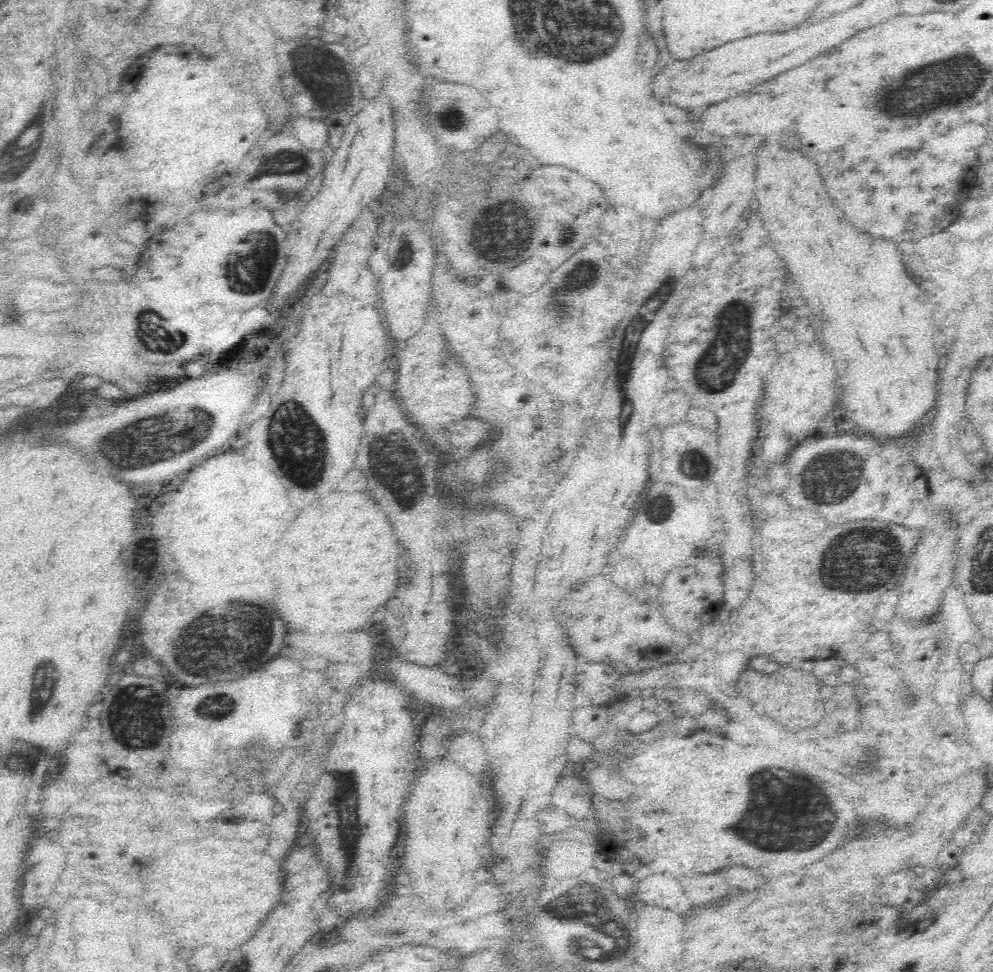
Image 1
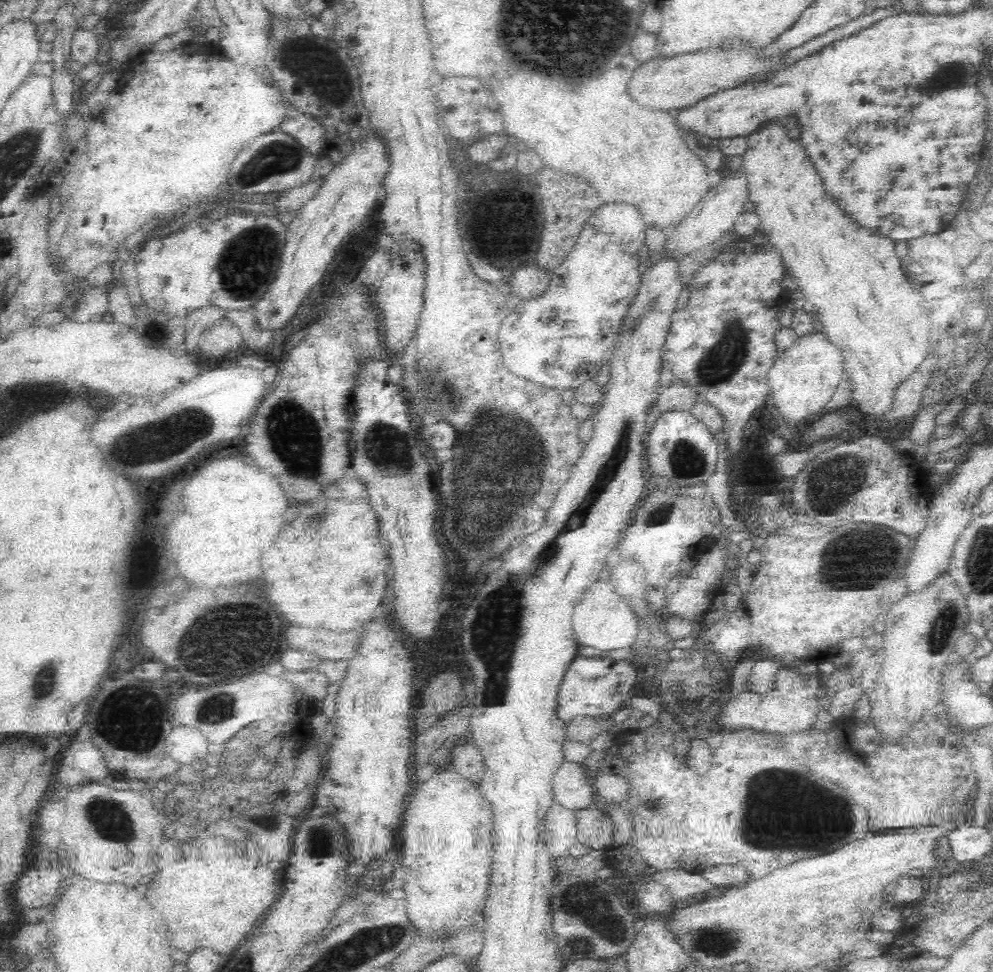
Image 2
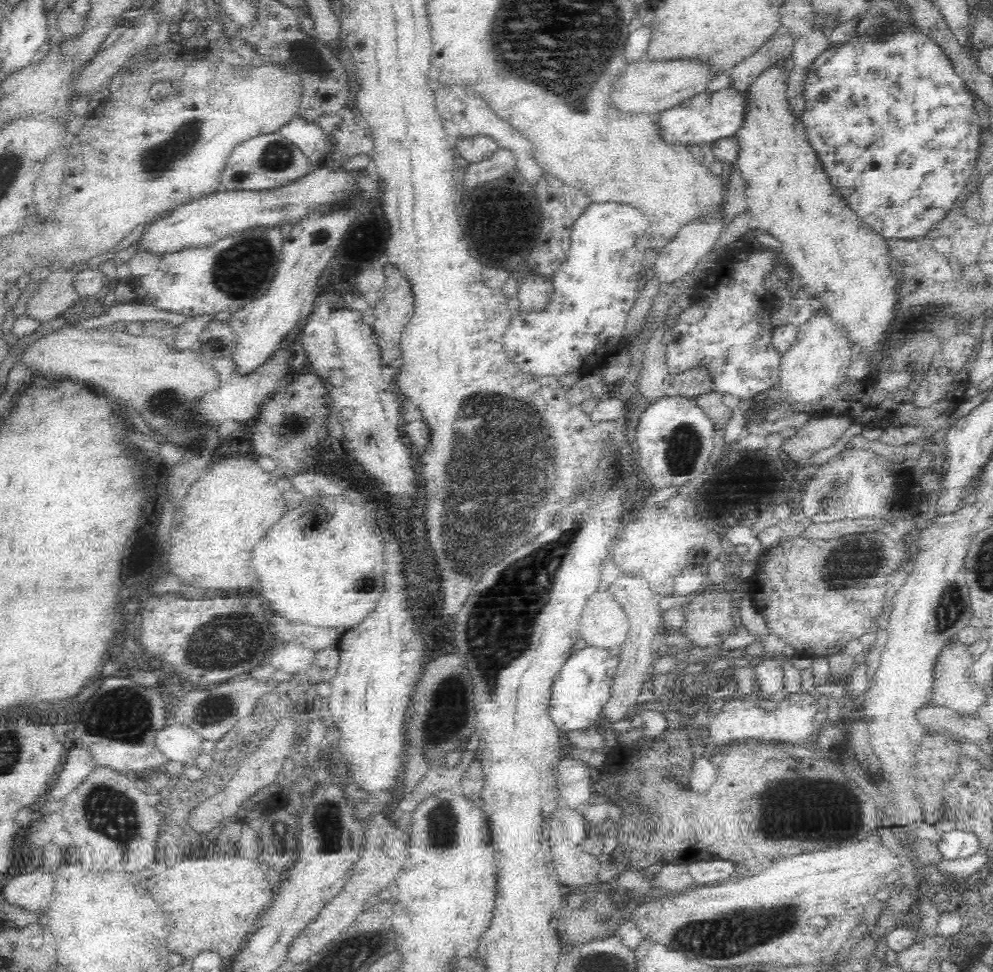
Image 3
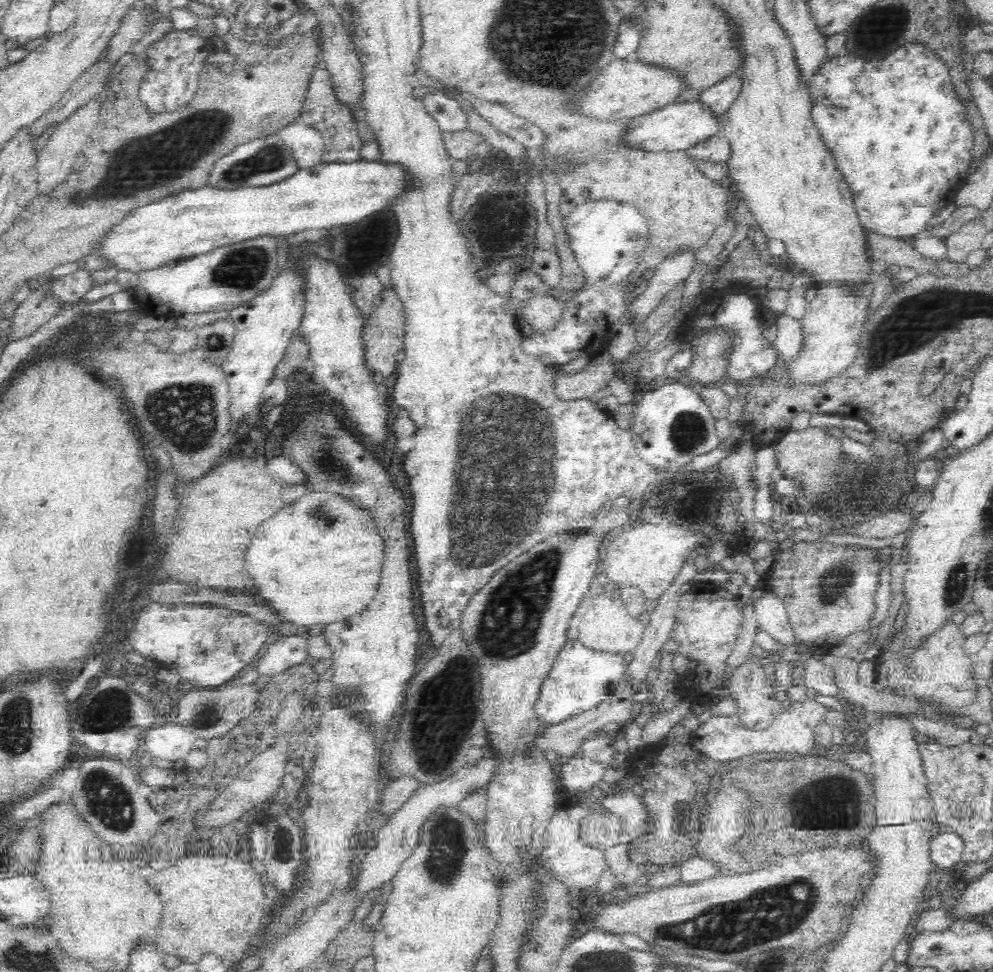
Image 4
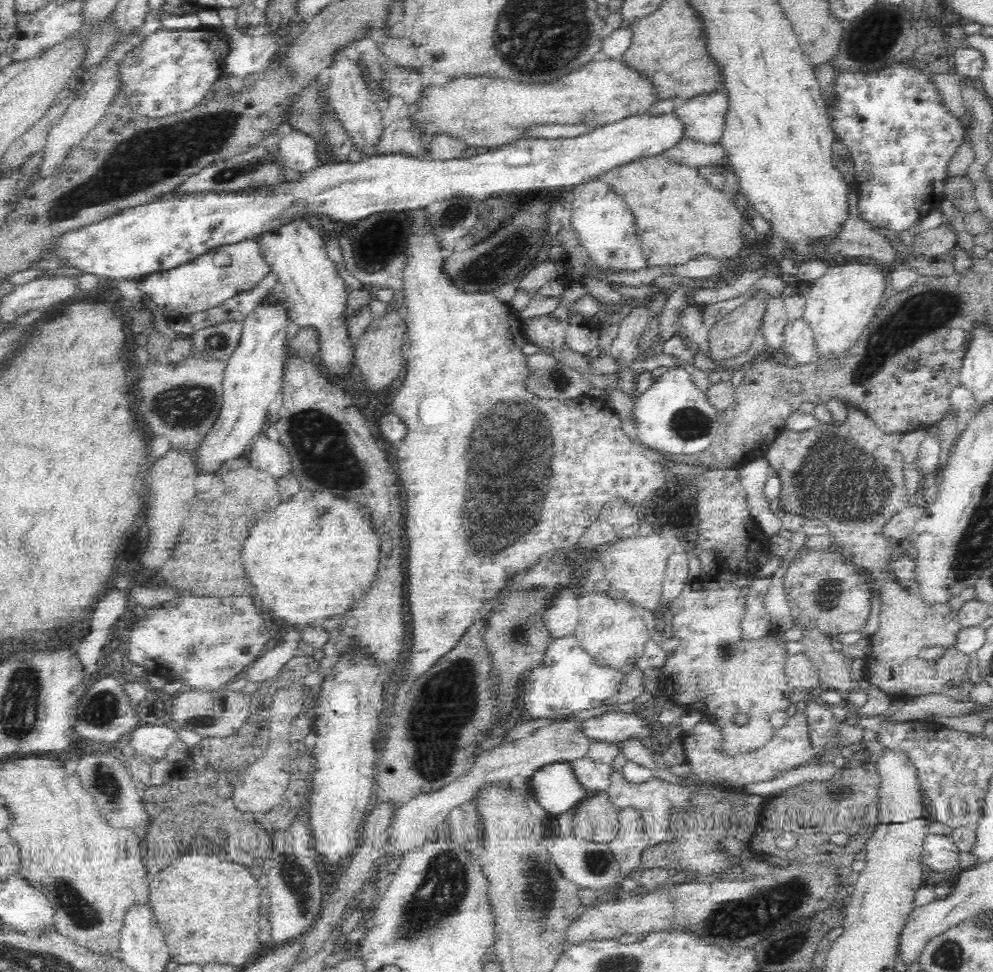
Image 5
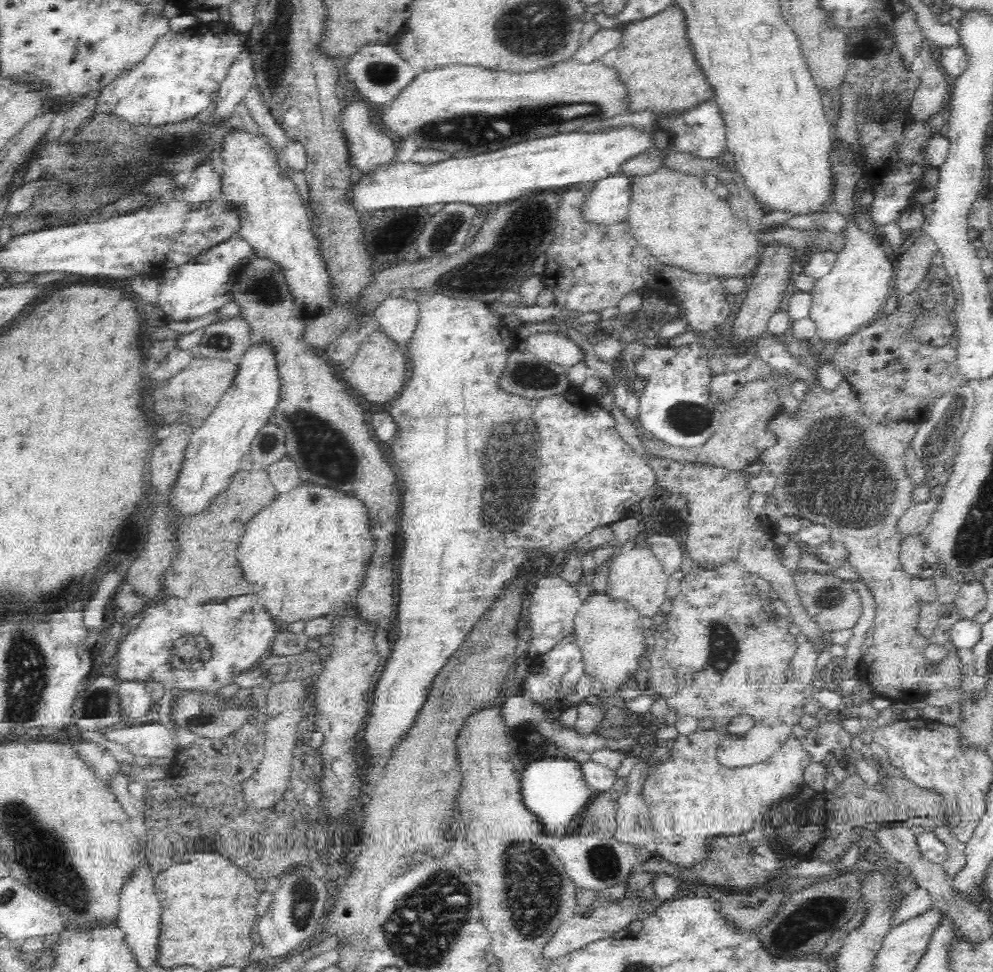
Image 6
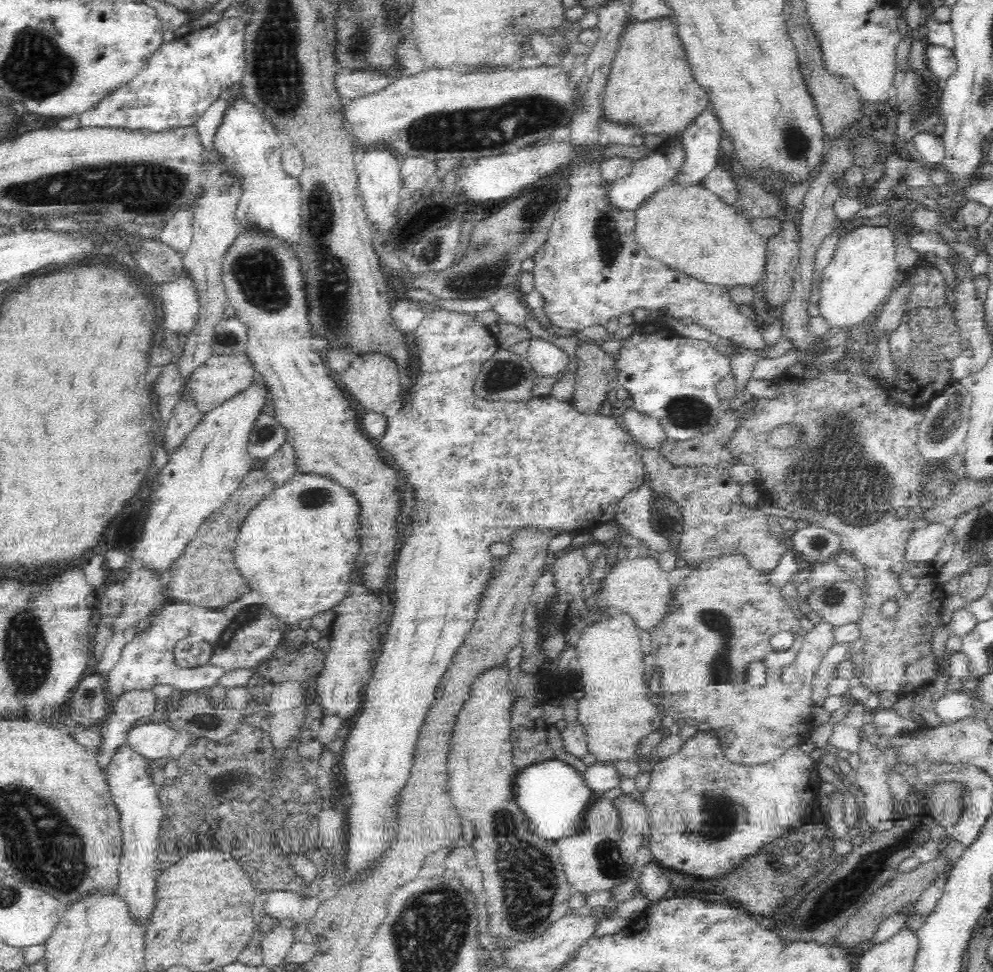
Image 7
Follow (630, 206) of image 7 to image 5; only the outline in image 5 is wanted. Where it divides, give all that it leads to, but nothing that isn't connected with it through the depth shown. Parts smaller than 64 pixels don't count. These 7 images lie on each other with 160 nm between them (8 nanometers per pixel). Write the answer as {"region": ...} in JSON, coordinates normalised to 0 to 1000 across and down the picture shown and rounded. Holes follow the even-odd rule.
{"region":[[[601,186],[580,190],[580,198],[575,210],[575,233],[583,251],[592,260],[594,271],[602,277],[616,278],[616,281],[635,281],[651,276],[640,224],[626,203],[614,197],[611,189]]]}

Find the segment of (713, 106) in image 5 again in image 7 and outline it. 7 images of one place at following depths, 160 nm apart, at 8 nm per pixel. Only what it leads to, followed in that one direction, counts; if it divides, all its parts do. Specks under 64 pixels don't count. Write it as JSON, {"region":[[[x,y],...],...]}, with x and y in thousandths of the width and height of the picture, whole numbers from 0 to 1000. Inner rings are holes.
{"region":[[[711,111],[688,134],[685,142],[691,163],[683,186],[689,190],[707,189],[708,183],[723,170],[727,129]]]}

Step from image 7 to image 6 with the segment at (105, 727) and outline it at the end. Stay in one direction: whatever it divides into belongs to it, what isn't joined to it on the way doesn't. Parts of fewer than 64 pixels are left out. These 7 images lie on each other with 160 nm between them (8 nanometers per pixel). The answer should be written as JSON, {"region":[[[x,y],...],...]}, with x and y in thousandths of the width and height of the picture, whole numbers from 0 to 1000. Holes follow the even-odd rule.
{"region":[[[122,700],[118,704],[118,714],[122,721],[122,734],[125,737],[133,737],[135,741],[150,733],[154,722],[152,715],[147,711],[146,704],[137,700]],[[133,708],[135,708],[135,712],[133,712]],[[137,710],[141,710],[141,712],[137,714]]]}

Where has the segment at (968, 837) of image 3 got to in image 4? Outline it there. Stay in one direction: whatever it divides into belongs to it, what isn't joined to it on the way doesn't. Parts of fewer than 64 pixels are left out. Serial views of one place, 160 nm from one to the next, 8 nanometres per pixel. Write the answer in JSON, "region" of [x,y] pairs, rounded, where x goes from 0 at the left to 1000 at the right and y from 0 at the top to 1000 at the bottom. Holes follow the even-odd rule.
{"region":[[[955,855],[944,858],[936,867],[937,883],[941,891],[957,893],[967,888],[971,874],[969,861],[962,856]]]}

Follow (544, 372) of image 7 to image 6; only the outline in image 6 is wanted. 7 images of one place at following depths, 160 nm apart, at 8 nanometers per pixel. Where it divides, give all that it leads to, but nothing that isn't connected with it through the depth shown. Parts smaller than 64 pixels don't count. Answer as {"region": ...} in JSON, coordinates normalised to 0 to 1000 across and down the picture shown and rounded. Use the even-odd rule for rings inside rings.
{"region":[[[542,341],[534,344],[529,351],[532,362],[545,371],[566,376],[570,381],[588,368],[584,357],[564,342]]]}

